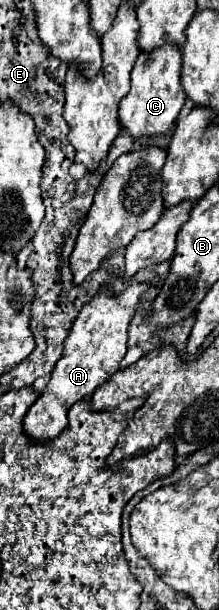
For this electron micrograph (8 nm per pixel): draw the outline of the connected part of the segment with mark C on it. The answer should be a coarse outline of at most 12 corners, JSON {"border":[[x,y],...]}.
{"border":[[175,44],[141,52],[119,122],[133,140],[175,128],[185,104]]}

